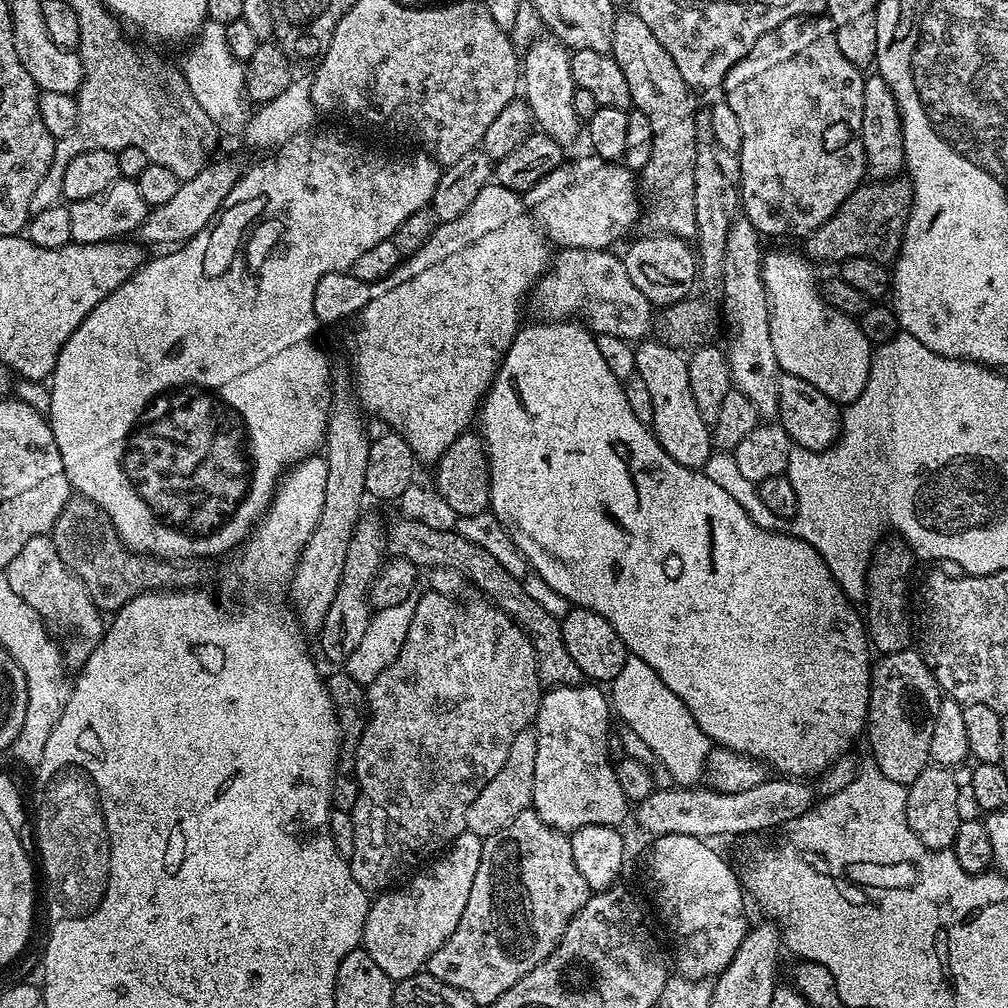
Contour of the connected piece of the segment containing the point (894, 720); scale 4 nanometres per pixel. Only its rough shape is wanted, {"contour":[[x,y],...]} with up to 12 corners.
{"contour":[[919,651],[871,665],[875,767],[909,785],[929,767],[942,693]]}

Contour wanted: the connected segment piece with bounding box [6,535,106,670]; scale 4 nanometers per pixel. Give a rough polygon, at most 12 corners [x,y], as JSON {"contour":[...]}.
{"contour":[[51,535],[18,550],[6,575],[53,629],[69,628],[78,670],[105,617],[58,558]]}

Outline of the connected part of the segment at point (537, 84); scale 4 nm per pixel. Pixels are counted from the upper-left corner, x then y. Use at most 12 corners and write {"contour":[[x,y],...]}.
{"contour":[[555,38],[524,56],[523,99],[535,127],[568,146],[574,114],[572,57]]}

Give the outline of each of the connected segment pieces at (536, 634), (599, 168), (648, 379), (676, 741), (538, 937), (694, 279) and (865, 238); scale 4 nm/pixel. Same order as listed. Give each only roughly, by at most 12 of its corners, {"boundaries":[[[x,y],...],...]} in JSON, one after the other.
{"boundaries":[[[397,519],[386,548],[417,569],[464,576],[530,638],[541,685],[582,670],[560,620],[494,554],[455,530]],[[595,154],[526,194],[560,248],[618,243],[641,219],[638,180]],[[635,345],[636,375],[654,398],[650,427],[674,462],[703,469],[709,421],[690,394],[685,353]],[[629,655],[610,708],[677,785],[714,747],[662,678]],[[534,810],[484,837],[426,971],[486,1006],[589,895]],[[644,234],[622,259],[654,306],[689,299],[697,253],[677,236]],[[903,175],[861,183],[806,237],[813,262],[900,254]]]}

